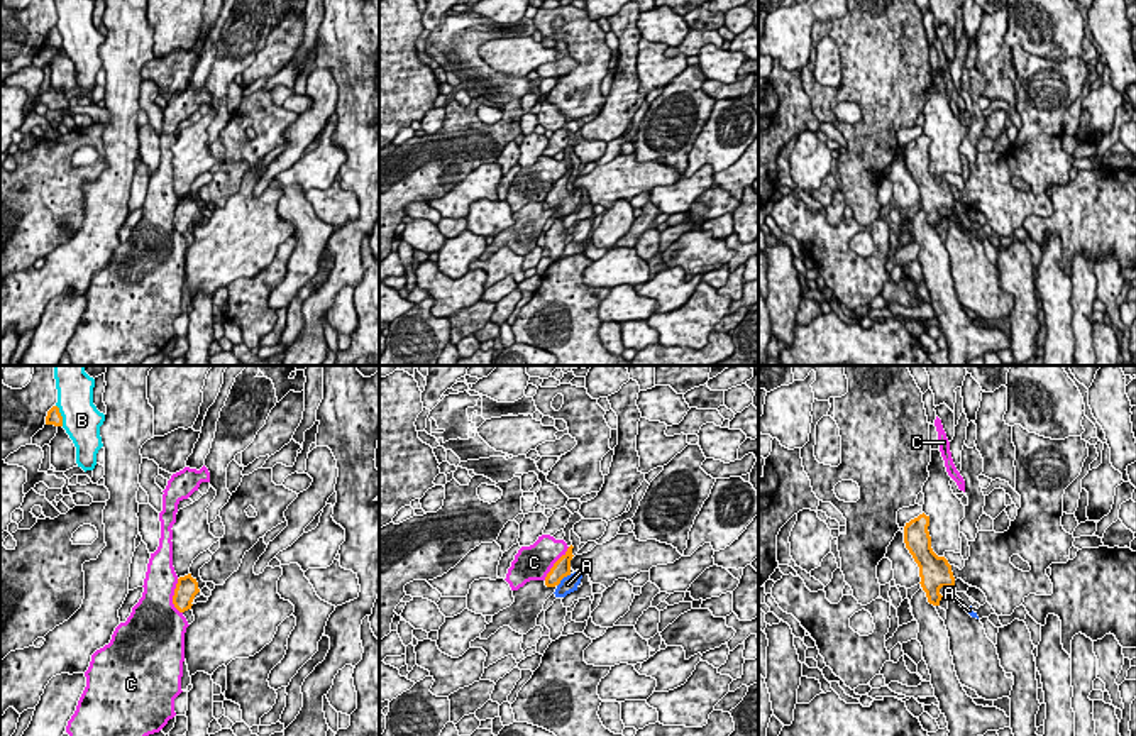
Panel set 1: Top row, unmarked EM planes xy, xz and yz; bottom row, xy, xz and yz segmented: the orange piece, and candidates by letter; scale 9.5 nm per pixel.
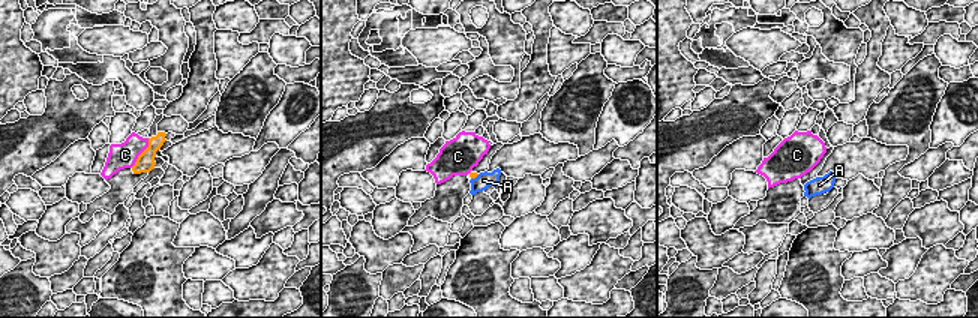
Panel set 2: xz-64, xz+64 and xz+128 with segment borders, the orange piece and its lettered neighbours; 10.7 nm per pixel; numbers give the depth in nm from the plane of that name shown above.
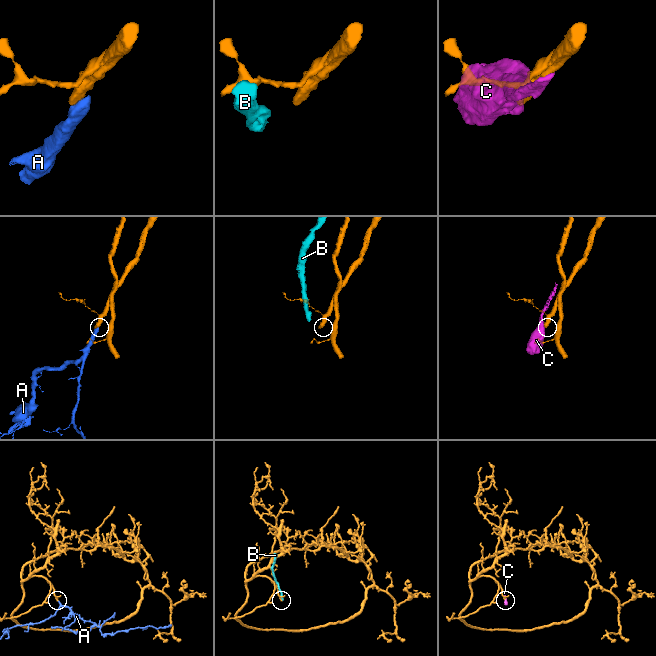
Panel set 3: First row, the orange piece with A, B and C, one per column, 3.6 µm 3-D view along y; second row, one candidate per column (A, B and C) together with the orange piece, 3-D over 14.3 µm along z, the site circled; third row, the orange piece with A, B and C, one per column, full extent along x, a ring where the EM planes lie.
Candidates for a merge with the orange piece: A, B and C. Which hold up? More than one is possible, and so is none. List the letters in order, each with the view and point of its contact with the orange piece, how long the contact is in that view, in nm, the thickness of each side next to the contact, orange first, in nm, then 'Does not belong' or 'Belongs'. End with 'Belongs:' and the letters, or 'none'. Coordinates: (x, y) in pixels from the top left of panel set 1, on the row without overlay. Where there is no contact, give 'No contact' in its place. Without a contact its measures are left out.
A: Touches orange at xz (562, 198). Shared border 190 nm. Thickness 170 nm (orange) against 160 nm. Belongs
B: Touches orange at xy (60, 36). Shared border 220 nm. Thickness 130 nm (orange) against 360 nm. Does not belong
C: Touches orange at xy (173, 217). Shared border 340 nm. Thickness 220 nm (orange) against 400 nm. Does not belong
Belongs: A

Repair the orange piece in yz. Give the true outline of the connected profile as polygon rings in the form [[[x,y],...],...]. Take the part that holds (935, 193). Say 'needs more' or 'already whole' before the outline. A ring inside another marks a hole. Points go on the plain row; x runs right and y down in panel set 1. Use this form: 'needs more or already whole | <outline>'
already whole | [[[924,134],[911,140],[904,147],[904,164],[914,183],[919,188],[921,208],[926,213],[928,223],[940,227],[941,208],[955,208],[951,186],[945,178],[938,178],[931,169],[931,157],[928,152],[929,137]]]

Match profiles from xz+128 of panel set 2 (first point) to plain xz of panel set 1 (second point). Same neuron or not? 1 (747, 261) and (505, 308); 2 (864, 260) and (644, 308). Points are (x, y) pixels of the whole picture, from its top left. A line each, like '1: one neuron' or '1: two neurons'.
1: two neurons
2: one neuron

